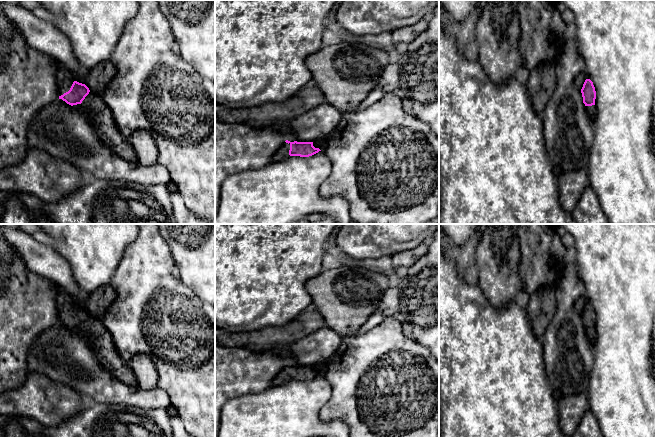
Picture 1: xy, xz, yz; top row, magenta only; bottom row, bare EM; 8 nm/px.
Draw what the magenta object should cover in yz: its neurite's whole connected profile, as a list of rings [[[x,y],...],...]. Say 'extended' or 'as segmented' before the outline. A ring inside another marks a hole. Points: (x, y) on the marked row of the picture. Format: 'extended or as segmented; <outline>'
extended; [[[586,74],[586,80],[581,89],[583,103],[585,104],[586,111],[589,118],[595,124],[597,108],[595,106],[596,91],[593,82],[590,80],[589,76]]]

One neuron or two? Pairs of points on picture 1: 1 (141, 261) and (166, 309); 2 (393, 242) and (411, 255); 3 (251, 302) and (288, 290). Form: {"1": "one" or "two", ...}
{"1": "one", "2": "two", "3": "one"}

